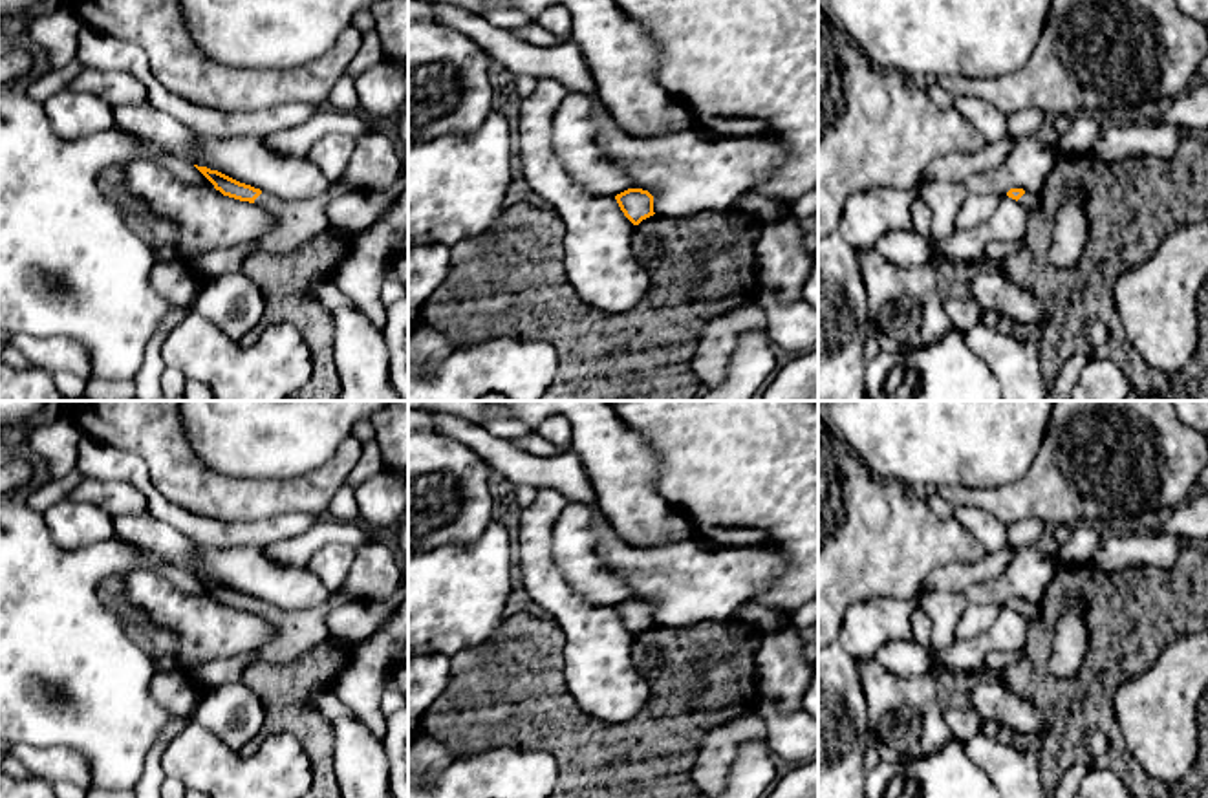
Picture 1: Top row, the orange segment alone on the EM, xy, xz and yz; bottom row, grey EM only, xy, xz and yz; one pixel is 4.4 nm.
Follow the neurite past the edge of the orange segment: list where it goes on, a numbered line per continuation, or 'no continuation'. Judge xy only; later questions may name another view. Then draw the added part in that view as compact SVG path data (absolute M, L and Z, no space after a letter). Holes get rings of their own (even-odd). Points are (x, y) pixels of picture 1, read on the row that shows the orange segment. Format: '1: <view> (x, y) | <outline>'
1: xy (299, 222) | M344 179L333 183L333 187L320 196L298 201L280 200L269 192L262 192L254 205L267 210L276 223L258 242L236 245L232 249L216 249L207 253L196 265L209 278L218 275L229 275L240 267L243 258L253 251L265 251L271 254L287 254L297 251L304 243L315 240L318 234L329 231L326 207L331 200L346 194L362 192Z

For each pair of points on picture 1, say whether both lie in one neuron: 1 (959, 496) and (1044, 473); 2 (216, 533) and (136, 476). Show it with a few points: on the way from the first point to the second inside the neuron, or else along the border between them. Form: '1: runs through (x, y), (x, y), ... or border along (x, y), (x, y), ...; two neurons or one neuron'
1: runs through (980, 498), (1018, 498), (1024, 493); one neuron
2: runs through (196, 528), (174, 517), (154, 496); one neuron

